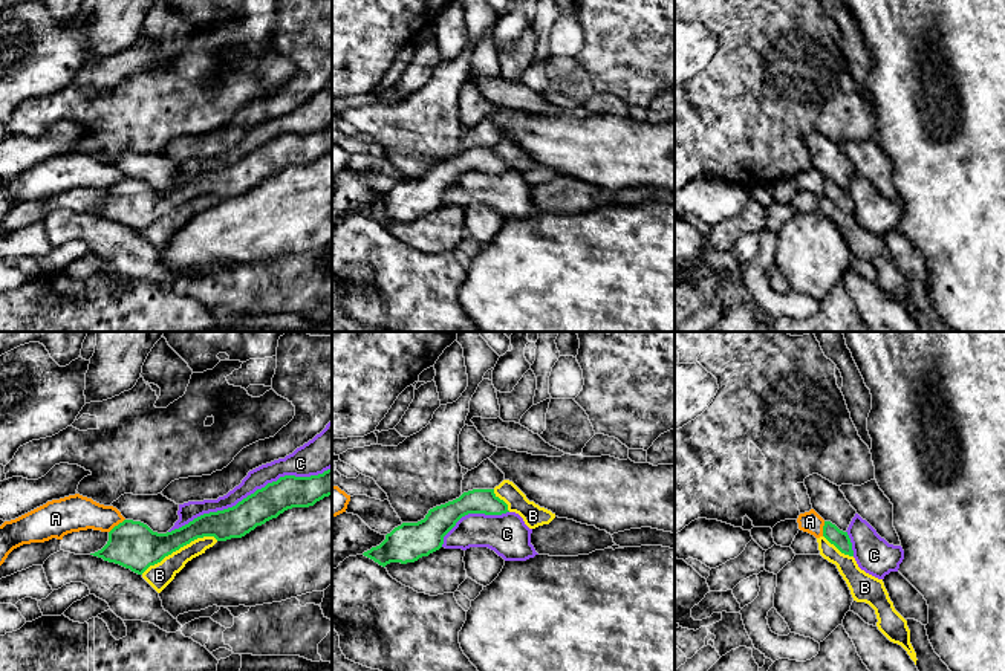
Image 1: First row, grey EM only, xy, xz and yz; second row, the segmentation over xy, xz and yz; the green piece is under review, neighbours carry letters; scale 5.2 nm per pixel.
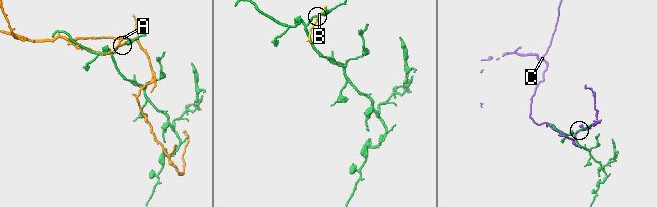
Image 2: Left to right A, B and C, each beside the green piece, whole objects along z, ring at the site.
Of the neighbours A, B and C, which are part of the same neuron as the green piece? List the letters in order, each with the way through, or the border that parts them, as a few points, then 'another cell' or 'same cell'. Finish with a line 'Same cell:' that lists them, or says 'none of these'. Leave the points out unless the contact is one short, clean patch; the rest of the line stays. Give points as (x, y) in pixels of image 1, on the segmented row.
A: another cell
B: another cell
C: another cell
Same cell: none of these

